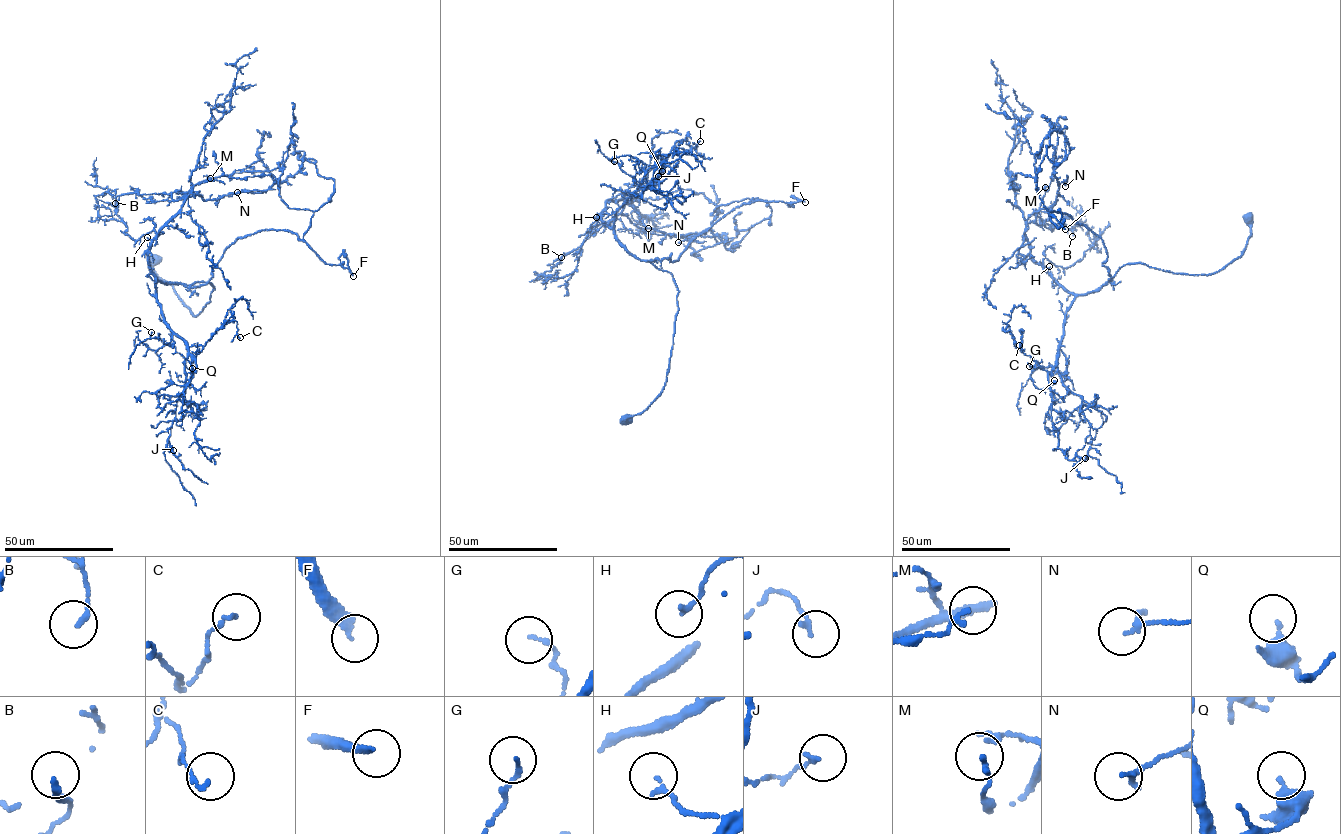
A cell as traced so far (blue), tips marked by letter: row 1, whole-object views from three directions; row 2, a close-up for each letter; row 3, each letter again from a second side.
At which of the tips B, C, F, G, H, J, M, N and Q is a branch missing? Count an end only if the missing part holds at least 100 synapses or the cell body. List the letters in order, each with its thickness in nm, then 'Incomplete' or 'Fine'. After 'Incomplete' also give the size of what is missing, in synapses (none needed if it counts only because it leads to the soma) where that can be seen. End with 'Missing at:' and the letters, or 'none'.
B: Thickness 170 nm. Fine
C: Thickness 110 nm. Fine
F: Thickness 240 nm. Incomplete. Roughly 300 synapses
G: Thickness 120 nm. Fine
H: Thickness 140 nm. Fine
J: Thickness 120 nm. Fine
M: Thickness 140 nm. Fine
N: Thickness 90 nm. Fine
Q: Thickness 300 nm. Fine
Missing at: F

